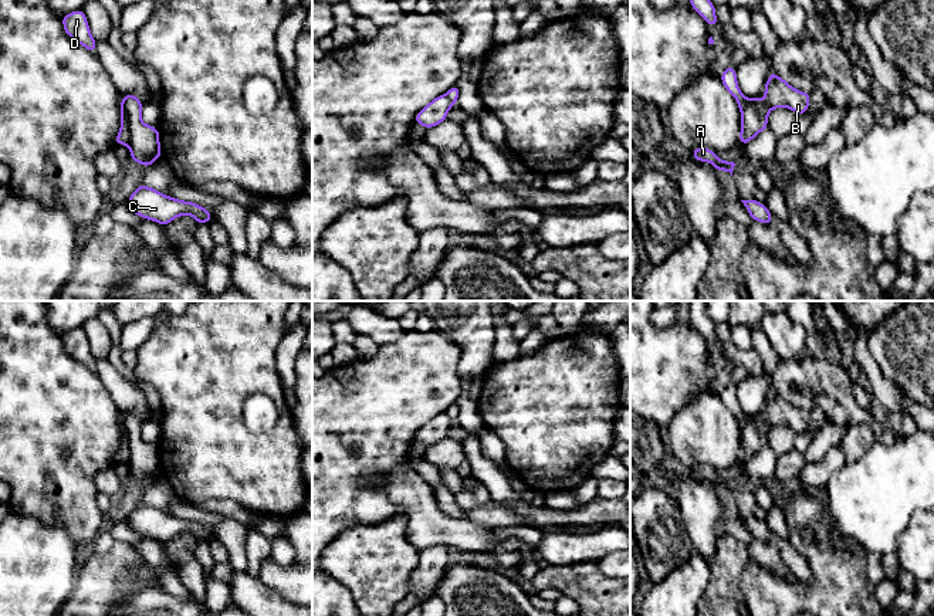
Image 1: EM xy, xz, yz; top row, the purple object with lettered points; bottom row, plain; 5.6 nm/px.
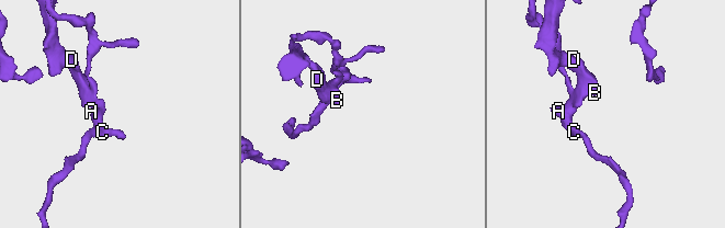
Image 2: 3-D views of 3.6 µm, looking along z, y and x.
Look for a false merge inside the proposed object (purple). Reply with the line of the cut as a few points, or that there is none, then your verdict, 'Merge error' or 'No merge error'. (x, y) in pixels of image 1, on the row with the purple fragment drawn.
Split along xy (122, 97), (127, 105), (128, 144). Merge error

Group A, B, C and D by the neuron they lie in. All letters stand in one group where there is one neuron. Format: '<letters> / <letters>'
A C / B D

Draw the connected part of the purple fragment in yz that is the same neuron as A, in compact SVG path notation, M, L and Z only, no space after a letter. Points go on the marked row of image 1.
M696 148L690 153L696 160L710 162L715 170L730 172L732 176L732 170L734 170L735 163L730 162L730 160L720 160L717 156L717 152L714 152L708 148Z

